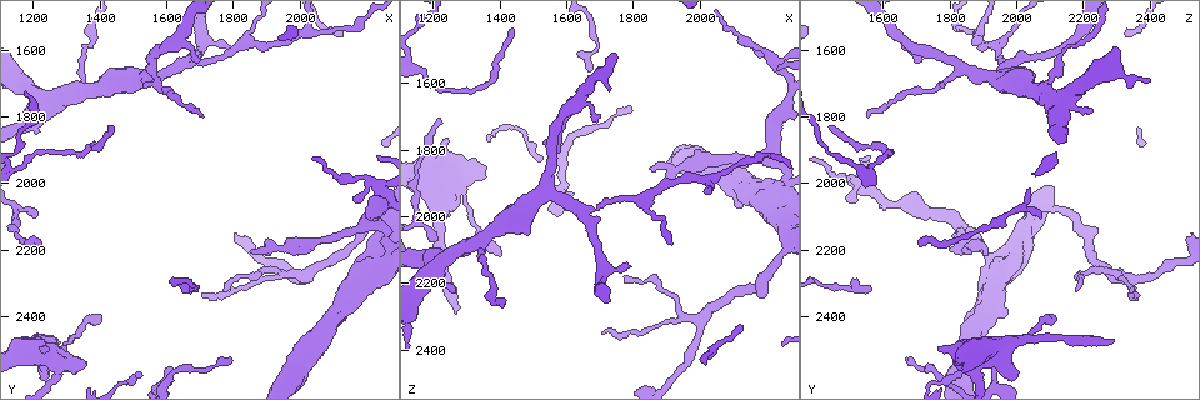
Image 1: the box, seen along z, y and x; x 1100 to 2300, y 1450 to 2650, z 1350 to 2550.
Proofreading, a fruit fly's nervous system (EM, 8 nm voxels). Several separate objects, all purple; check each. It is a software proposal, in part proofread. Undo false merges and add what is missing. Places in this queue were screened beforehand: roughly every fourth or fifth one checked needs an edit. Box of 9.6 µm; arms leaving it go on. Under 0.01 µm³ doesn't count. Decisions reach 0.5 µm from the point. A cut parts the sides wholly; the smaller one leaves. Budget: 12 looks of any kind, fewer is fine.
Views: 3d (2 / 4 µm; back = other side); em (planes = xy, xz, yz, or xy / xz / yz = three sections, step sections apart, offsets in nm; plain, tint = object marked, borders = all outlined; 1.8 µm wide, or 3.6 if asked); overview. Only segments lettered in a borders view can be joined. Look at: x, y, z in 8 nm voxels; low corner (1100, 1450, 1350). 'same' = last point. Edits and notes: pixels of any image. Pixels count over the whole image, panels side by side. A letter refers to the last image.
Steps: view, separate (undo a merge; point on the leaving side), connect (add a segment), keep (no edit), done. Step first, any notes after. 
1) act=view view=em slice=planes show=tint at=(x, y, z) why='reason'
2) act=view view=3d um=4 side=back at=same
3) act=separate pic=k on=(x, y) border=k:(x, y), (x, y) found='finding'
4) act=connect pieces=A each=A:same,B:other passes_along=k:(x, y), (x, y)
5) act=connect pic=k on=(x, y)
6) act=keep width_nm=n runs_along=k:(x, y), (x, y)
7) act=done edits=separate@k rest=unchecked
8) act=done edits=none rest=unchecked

act=view view=em slice=yz step=8 show=borders at=(1220, 1740, 2160) why='a fork'

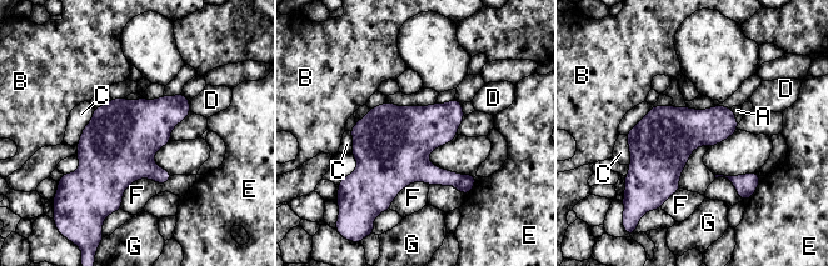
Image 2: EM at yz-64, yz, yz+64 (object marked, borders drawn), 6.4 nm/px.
act=view view=em slice=planes show=borders at=same

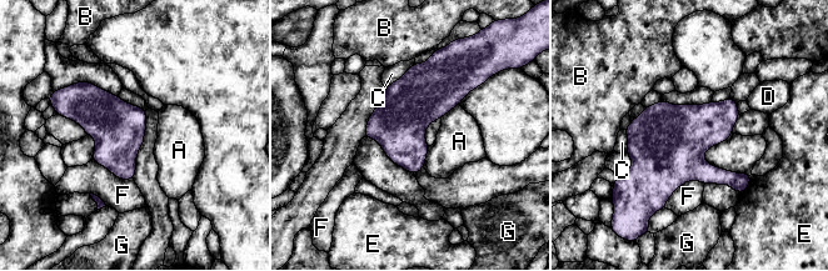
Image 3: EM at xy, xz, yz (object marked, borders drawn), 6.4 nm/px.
act=keep longest_contact=F:300nm each=A:other,B:other,C:other,D:other,E:other,F:other,G:other border=3:(429, 146), (423, 166) found='one neuron here'

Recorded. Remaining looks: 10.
act=view view=em slice=planes show=borders at=(1410, 2410, 2120)

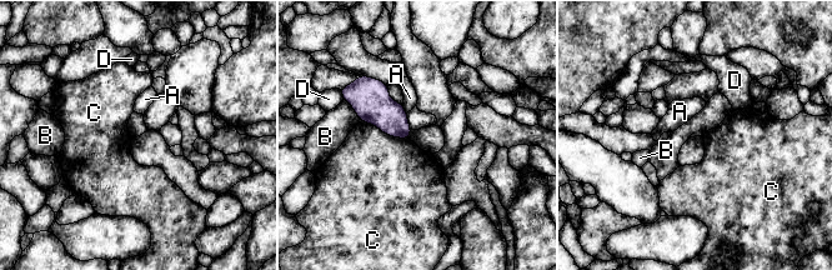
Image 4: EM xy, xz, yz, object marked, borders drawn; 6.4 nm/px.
act=keep each=A:other,B:other,C:other,D:other border=4:(361, 120), (389, 135), (409, 139) found='no lettered segment goes on from it'

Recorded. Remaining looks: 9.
act=view view=em slice=xy step=16 show=tint at=(1270, 2470, 2280) why='free end'

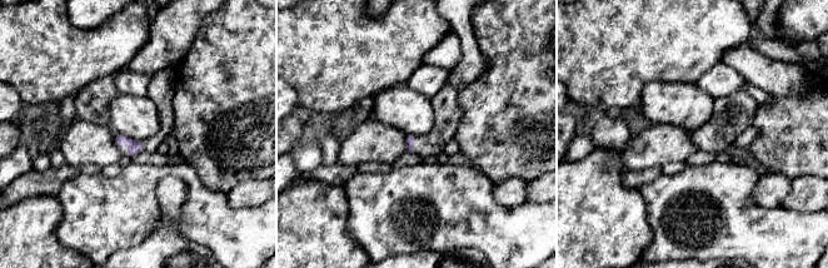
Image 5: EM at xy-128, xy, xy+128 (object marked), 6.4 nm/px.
act=view view=em slice=xy step=16 show=borders at=same

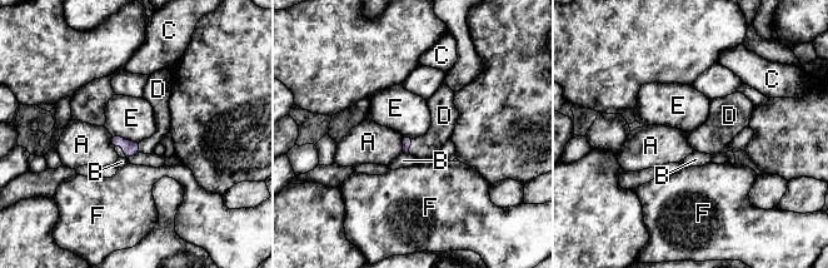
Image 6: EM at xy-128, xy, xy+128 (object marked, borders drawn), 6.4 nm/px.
act=connect pieces=D each=A:other,B:other,C:other,D:same,E:other,F:other passes_along=6:(407, 140), (410, 145), (440, 130) found='it goes on there'

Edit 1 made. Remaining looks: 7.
act=view view=overview

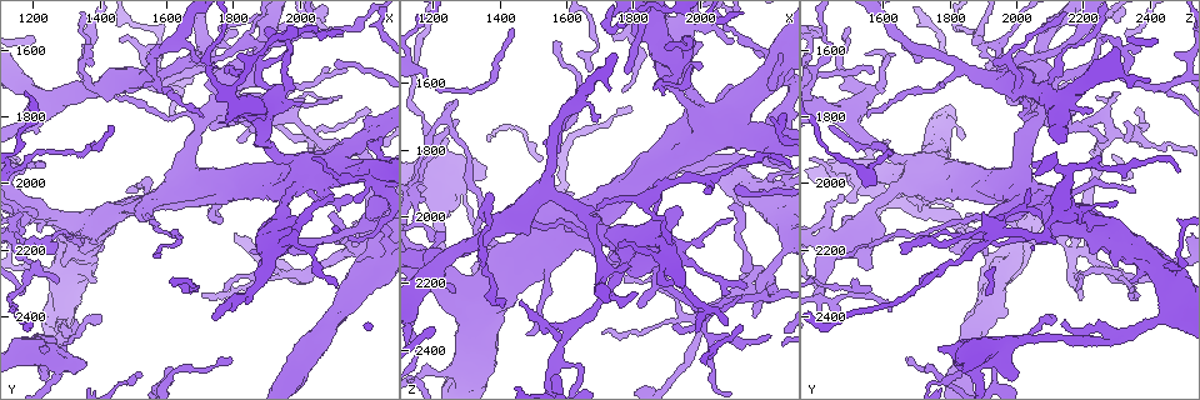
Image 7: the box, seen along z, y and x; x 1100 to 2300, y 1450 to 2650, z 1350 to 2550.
act=view view=3d um=4 side=back at=(2000, 2130, 1420) why='abrupt turn'

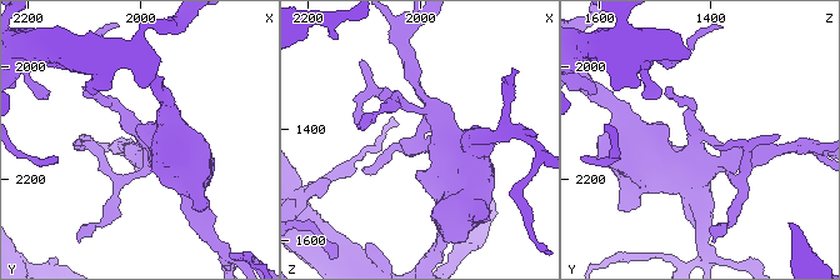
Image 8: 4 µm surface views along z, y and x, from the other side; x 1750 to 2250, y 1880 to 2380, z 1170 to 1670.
act=view view=em slice=planes show=borders at=(1985, 2125, 1420) why='shape alone is not enough'

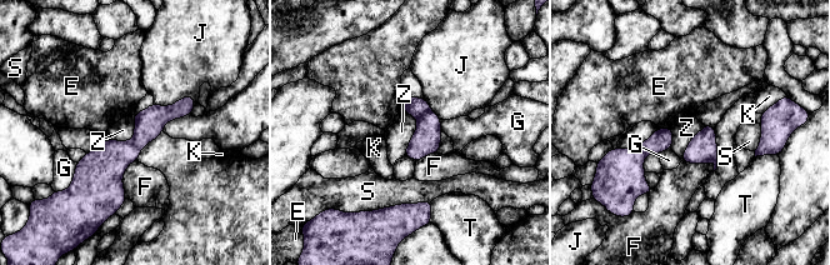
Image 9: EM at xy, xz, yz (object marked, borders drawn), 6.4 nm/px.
act=keep each=E:other,F:other,G:other,J:other,K:other,S:other,T:other,Z:other runs_along=9:(191, 101), (75, 183) found='continuous, no second neuron'

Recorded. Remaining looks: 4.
act=view view=em slice=xz step=4 show=tint at=(1690, 2310, 1490) why='sharp bend'

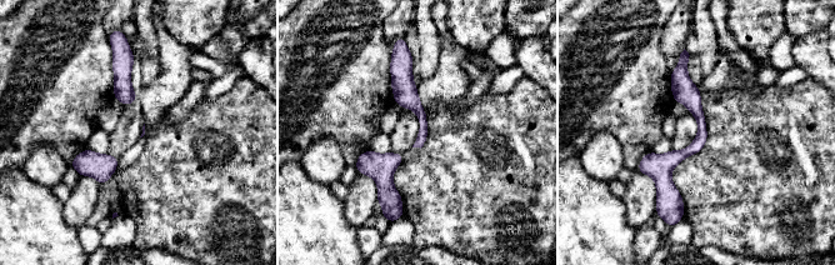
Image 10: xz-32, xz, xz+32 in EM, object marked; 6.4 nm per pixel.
act=view view=em slice=planes show=borders at=same why='cut it another way'

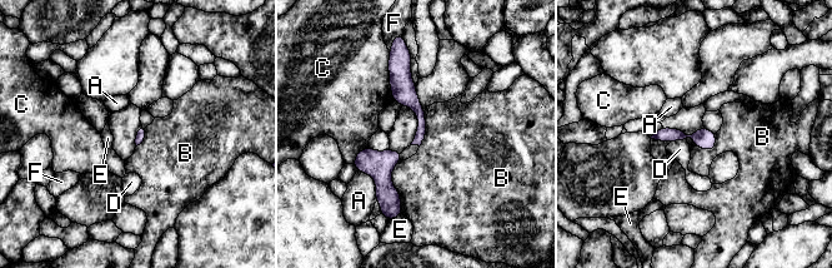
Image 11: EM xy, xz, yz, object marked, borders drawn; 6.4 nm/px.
act=keep each=A:other,B:other,C:other,D:other,E:other,F:other border=11:(400, 159), (391, 182), (402, 213) found='one neuron here'

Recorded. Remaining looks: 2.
act=done edits=connect@6 rest=unchecked

